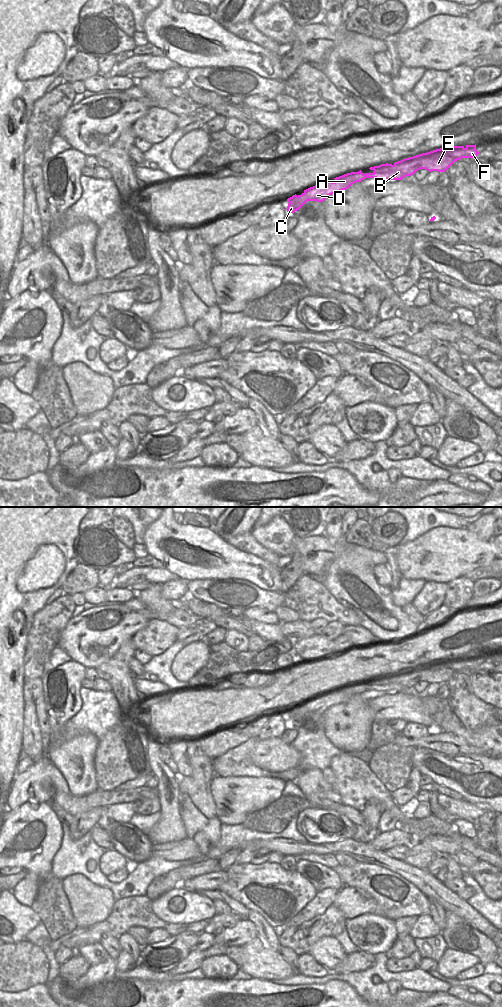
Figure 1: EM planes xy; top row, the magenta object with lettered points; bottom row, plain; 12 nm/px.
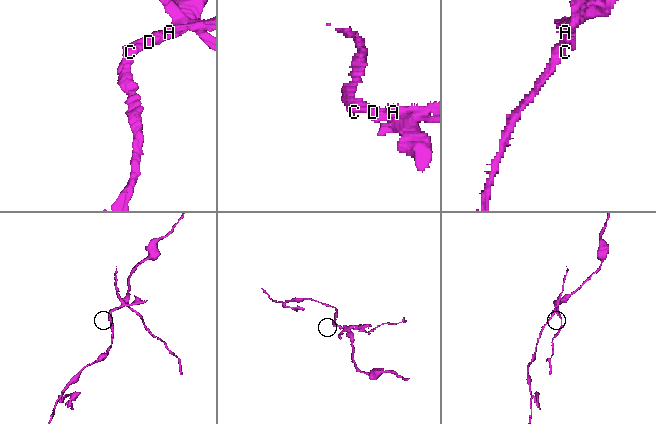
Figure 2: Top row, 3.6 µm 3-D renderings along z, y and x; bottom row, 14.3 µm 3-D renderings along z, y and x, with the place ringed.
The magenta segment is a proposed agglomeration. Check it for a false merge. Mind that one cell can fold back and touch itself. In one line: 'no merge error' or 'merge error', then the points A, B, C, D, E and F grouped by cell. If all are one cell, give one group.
merge error; groups A C D / B E F

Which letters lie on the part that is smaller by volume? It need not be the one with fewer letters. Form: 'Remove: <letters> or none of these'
Remove: B, E, F

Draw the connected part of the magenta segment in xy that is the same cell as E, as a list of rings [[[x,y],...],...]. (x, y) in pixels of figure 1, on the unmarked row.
[[[475,657],[449,658],[405,670],[392,676],[381,676],[370,679],[373,685],[366,685],[365,690],[378,692],[401,692],[414,687],[420,681],[429,684],[445,684],[455,673],[462,670],[474,670],[479,666]]]

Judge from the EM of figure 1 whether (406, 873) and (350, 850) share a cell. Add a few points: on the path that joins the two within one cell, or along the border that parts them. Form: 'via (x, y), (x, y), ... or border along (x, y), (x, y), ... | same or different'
via (392, 864), (379, 857), (364, 853) | same

